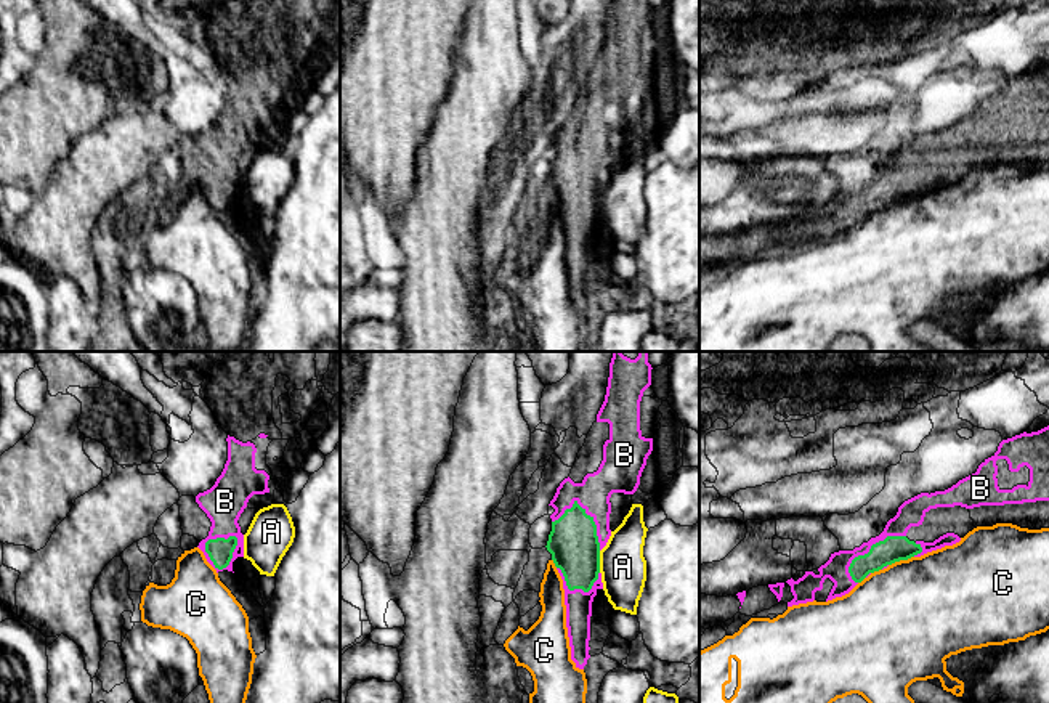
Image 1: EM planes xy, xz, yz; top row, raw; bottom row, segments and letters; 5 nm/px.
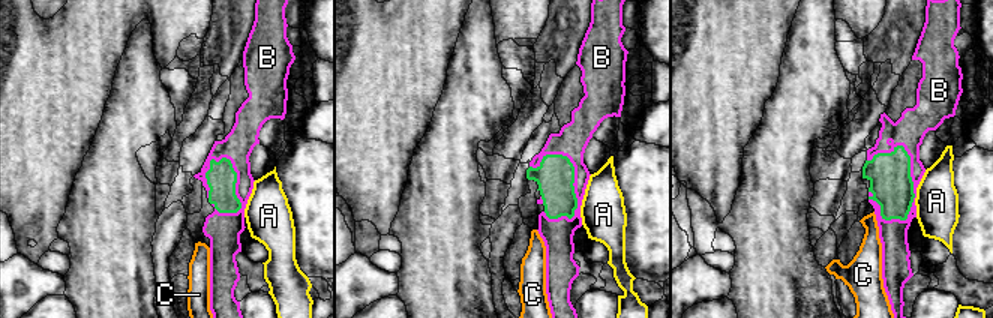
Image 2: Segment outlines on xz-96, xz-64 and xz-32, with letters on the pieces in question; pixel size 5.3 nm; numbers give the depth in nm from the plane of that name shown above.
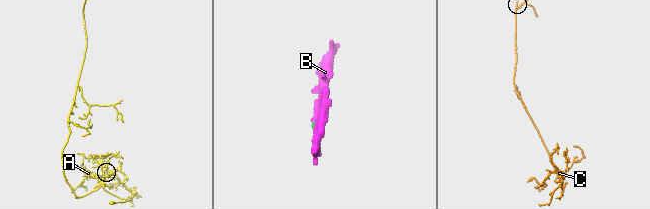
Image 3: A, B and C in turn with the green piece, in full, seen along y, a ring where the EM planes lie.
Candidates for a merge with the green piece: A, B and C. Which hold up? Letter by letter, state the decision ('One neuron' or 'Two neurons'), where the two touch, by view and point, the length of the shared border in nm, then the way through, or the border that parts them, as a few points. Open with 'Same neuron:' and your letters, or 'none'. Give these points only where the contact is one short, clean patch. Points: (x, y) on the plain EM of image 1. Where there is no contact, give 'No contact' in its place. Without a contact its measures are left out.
Same neuron: B
A: Two neurons. Touches green at xz (599, 203). Shared border 110 nm. Boundary: xz (599, 191), (600, 212)
B: One neuron. Touches green at xy (231, 198). Shared border 200 nm
C: Two neurons. Touches green at yz (900, 199). Shared border 140 nm. Boundary: yz (913, 196), (889, 206)

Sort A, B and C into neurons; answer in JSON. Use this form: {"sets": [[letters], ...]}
{"sets": [["A"], ["B"], ["C"]]}

